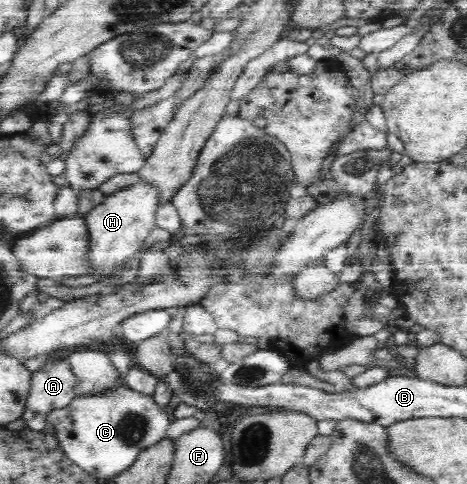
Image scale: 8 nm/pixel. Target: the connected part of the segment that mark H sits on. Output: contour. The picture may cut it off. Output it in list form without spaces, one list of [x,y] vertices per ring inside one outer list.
[[[138,177],[136,181],[106,194],[85,216],[91,233],[91,260],[97,269],[108,269],[114,263],[129,262],[138,257],[147,235],[157,226],[155,217],[161,204],[157,183]]]

